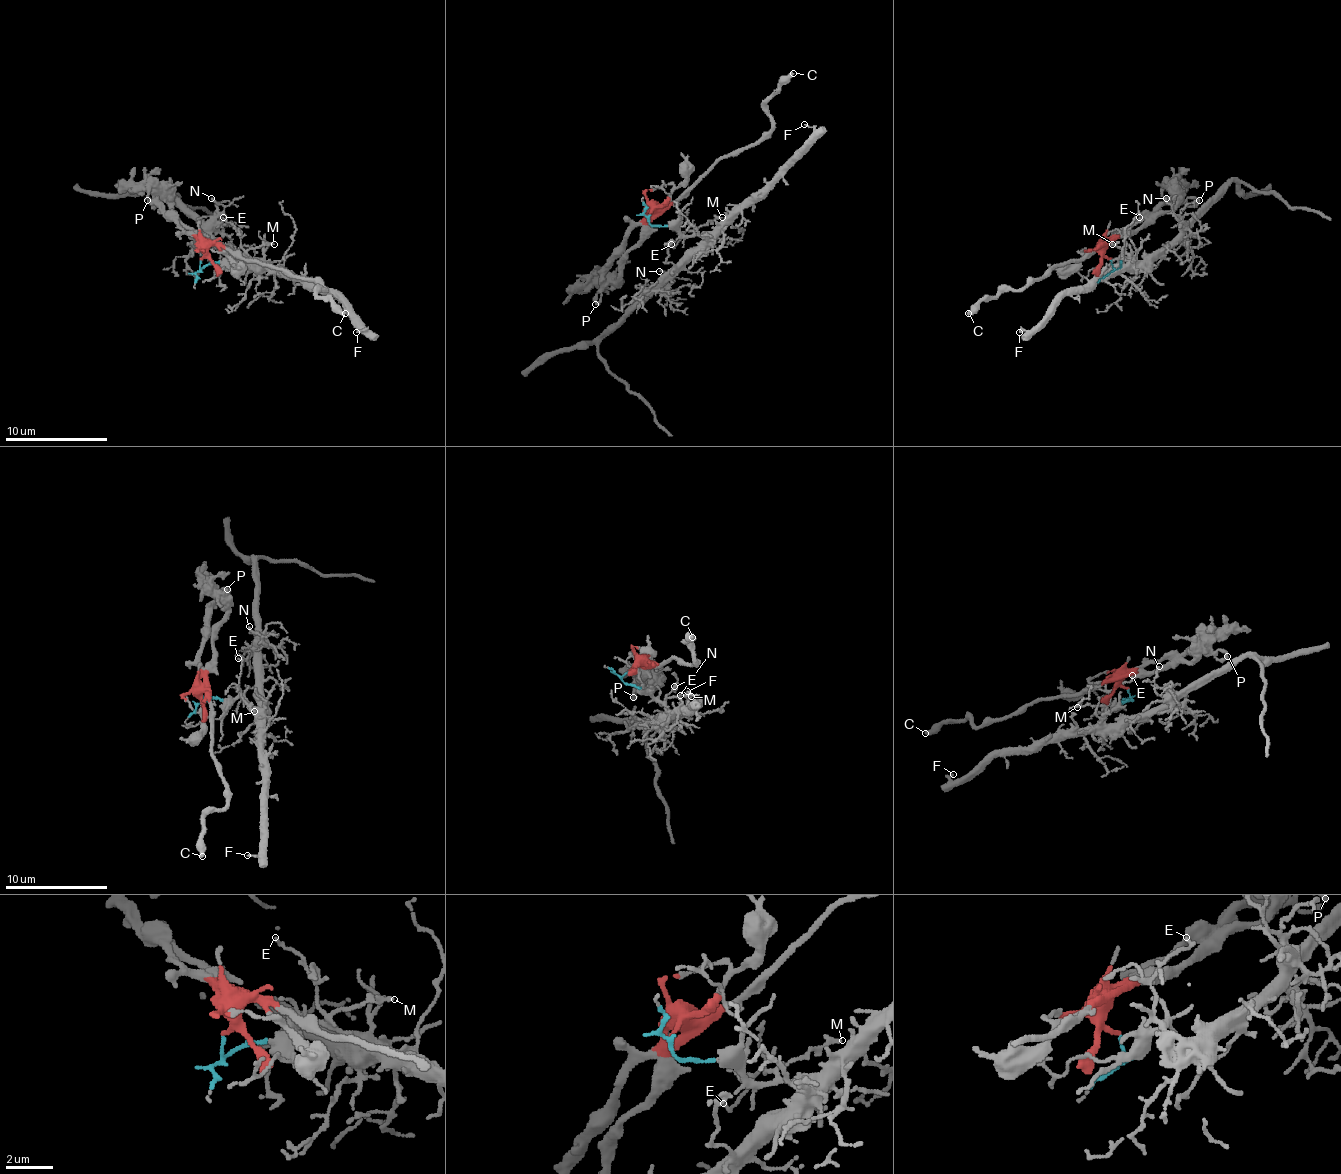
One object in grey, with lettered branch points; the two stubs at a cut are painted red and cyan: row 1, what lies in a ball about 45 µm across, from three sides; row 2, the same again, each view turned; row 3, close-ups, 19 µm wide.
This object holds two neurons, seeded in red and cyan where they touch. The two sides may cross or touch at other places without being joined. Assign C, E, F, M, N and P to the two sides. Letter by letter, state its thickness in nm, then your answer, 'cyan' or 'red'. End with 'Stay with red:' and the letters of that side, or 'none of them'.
C: 380 nm | red
E: 110 nm | cyan
F: 70 nm | cyan
M: 170 nm | cyan
N: 140 nm | cyan
P: 200 nm | red
Stay with red: C, P

